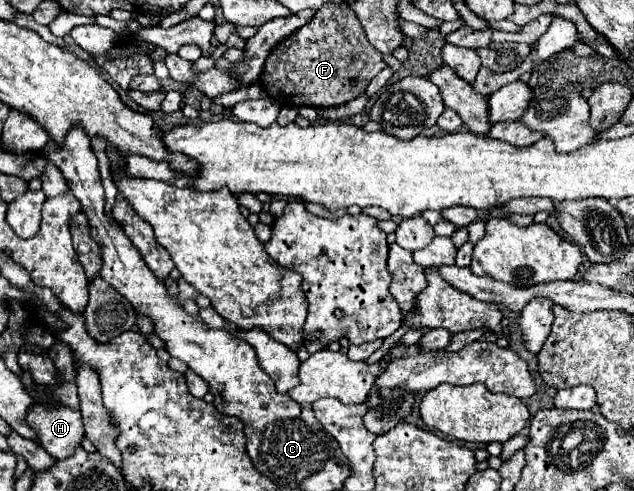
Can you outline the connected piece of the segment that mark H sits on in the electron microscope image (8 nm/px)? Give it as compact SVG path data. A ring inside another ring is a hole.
M35 402L29 412L27 412L27 424L35 430L39 444L57 460L63 460L73 454L73 448L81 444L83 438L83 424L81 424L81 412L67 408L63 404L53 406L53 404L39 404Z

